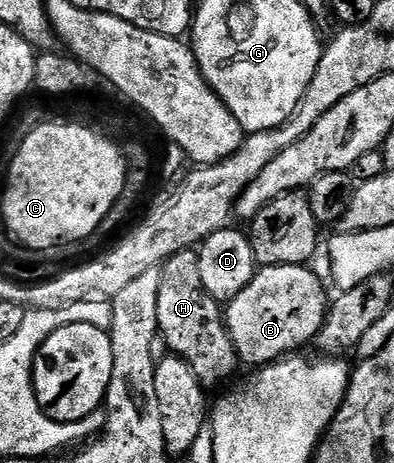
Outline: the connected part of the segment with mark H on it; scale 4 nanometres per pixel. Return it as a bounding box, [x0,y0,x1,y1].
[157,252,239,386]

